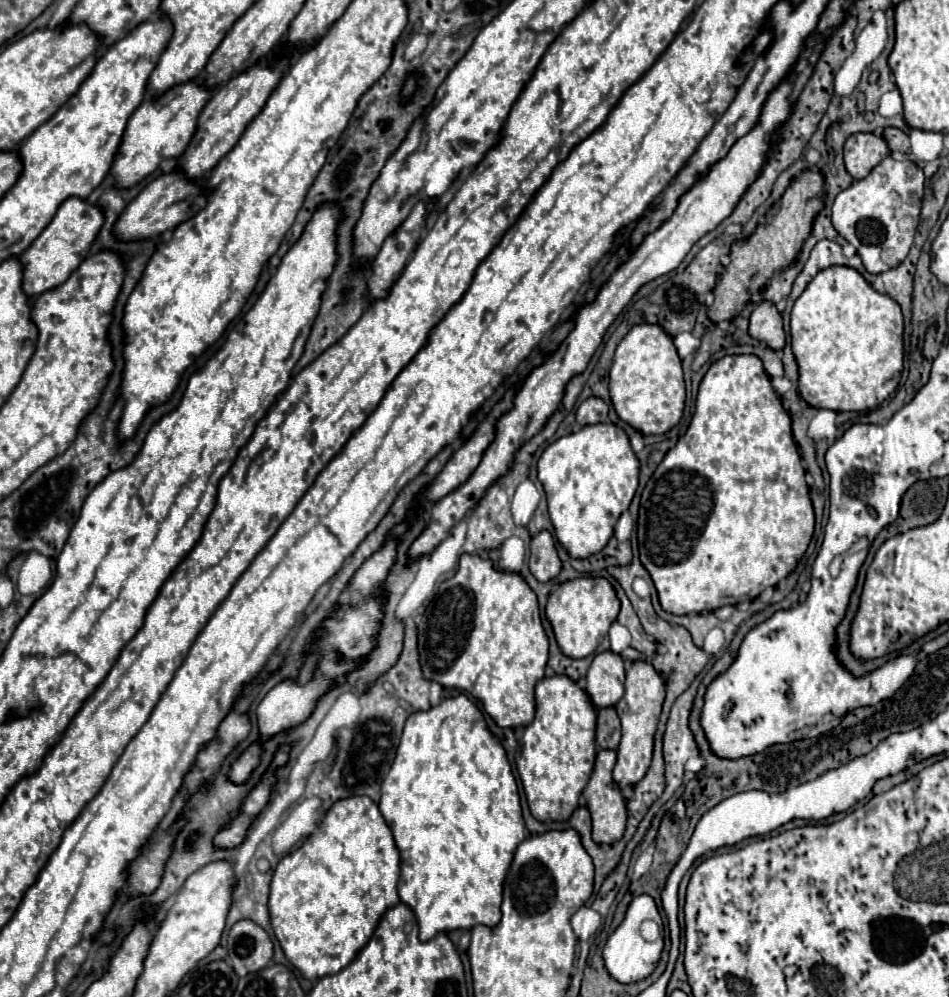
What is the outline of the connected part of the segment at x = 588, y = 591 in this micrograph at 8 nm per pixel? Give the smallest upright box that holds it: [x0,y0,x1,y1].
[546,577,620,659]

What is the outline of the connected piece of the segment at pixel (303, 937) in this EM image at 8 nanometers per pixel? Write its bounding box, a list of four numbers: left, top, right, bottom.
[270,797,400,979]

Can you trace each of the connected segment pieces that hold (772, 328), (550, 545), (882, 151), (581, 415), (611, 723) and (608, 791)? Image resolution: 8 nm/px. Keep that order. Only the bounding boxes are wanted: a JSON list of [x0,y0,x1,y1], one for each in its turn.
[[748,301,786,349],[530,531,562,581],[844,133,888,179],[576,397,608,425],[596,707,620,749],[584,751,626,845]]

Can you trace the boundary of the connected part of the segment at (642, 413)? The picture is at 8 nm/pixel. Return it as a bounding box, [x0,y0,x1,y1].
[610,325,684,435]

